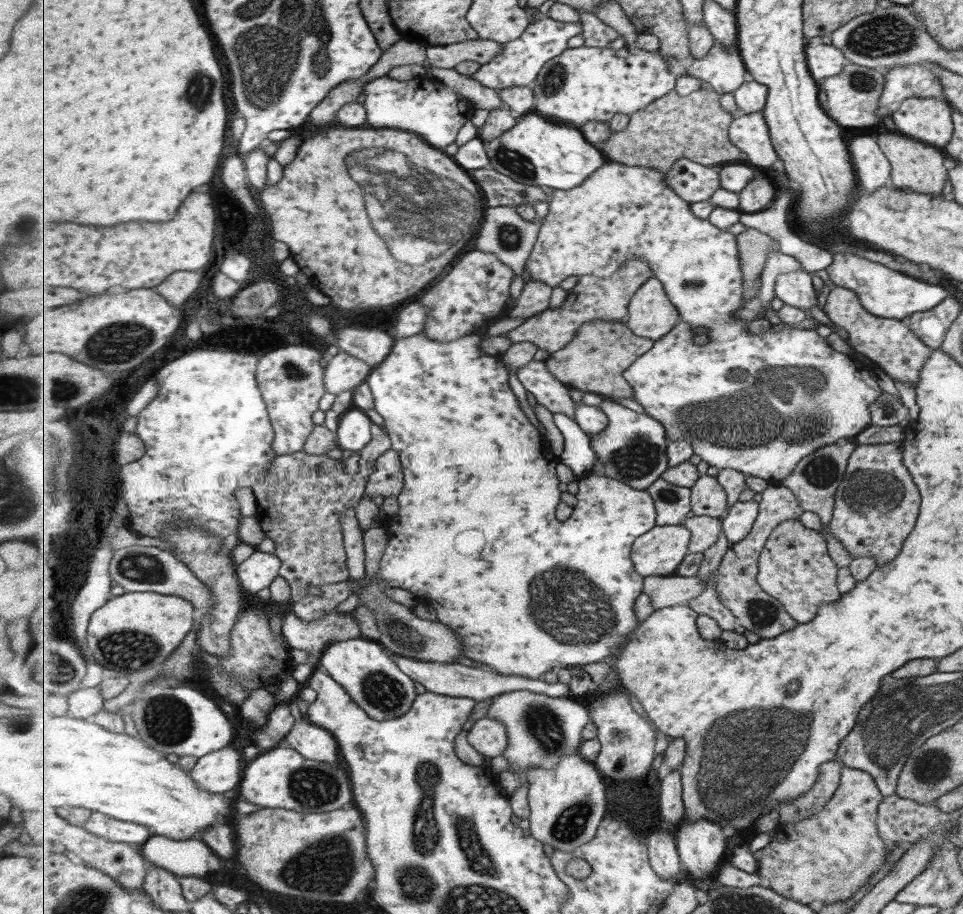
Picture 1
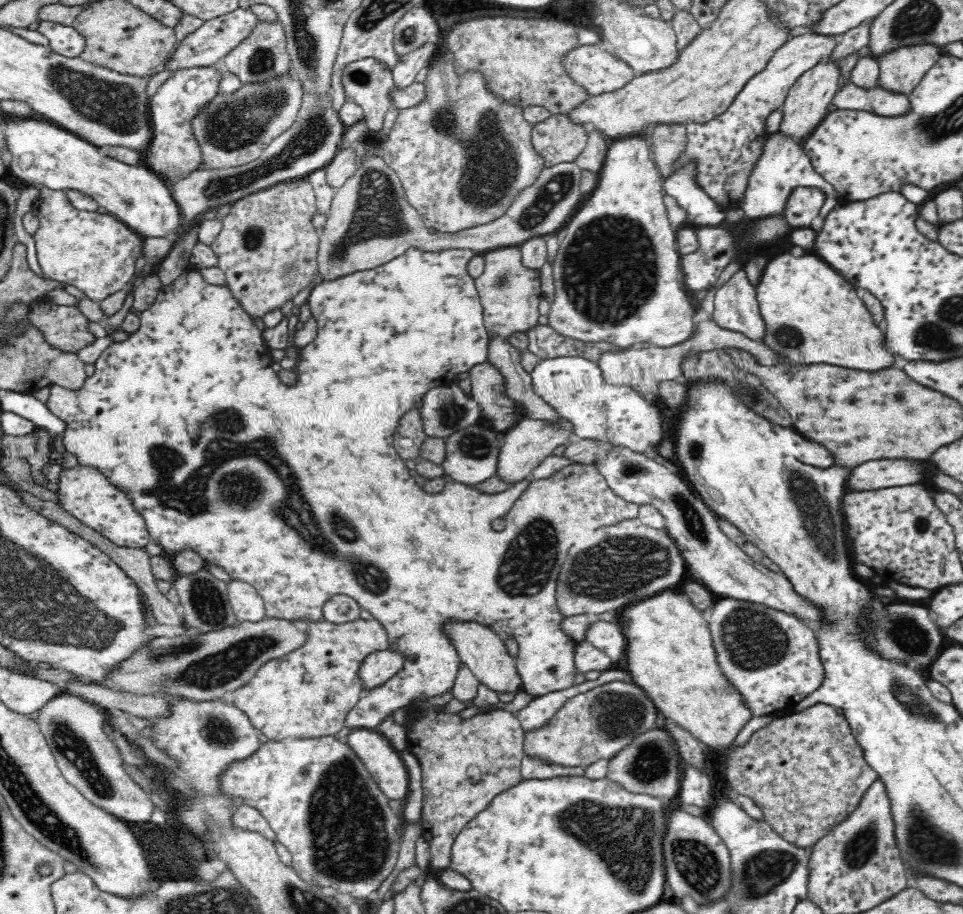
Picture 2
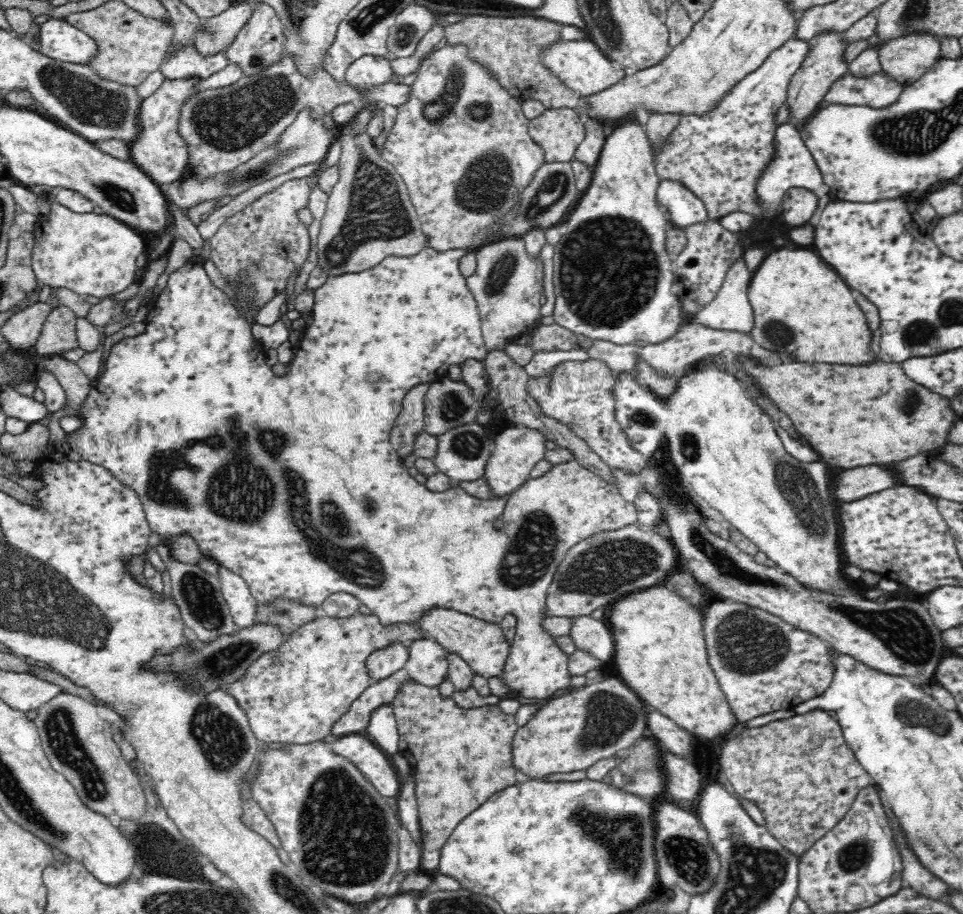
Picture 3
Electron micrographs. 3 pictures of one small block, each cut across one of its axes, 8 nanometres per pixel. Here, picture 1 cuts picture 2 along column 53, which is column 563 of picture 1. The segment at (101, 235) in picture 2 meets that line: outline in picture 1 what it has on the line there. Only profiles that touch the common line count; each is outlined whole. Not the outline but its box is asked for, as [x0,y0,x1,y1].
[526,160,881,483]

